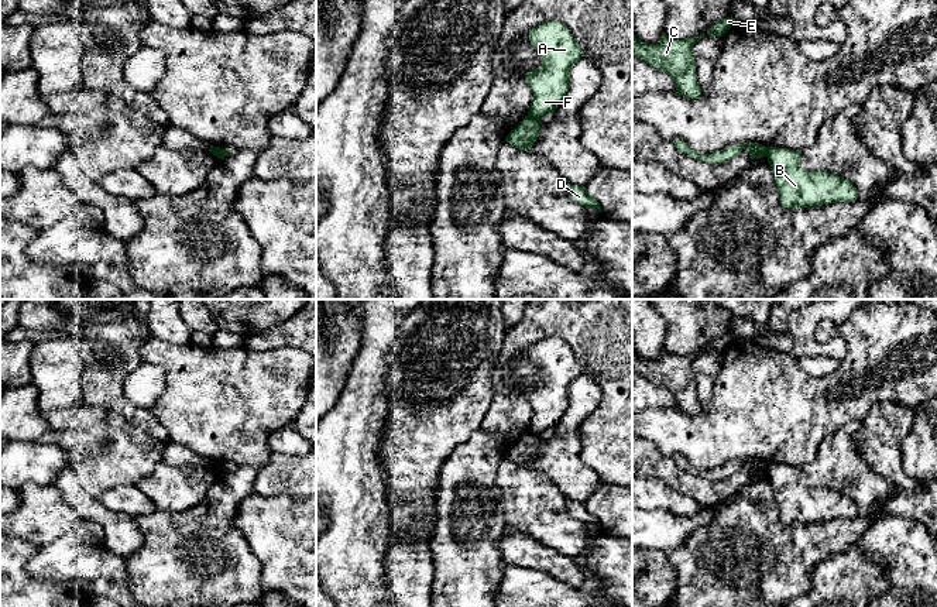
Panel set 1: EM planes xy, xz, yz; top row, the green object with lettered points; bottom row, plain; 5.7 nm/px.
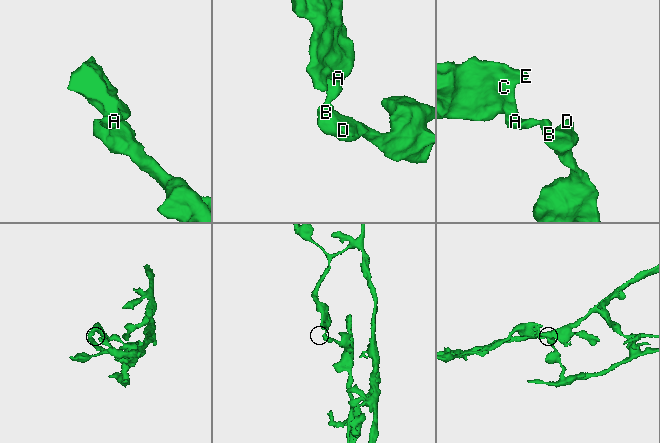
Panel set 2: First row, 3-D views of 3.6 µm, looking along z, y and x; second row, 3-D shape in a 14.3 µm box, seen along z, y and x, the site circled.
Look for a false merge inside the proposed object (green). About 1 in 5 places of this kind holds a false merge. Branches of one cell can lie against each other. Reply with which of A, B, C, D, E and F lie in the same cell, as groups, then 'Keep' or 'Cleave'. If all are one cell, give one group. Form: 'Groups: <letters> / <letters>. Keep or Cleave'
Groups: A C E F / B D. Cleave

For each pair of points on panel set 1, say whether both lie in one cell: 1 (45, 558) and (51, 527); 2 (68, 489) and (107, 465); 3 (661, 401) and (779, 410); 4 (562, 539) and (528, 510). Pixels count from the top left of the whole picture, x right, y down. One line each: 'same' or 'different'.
1: different
2: different
3: different
4: same

